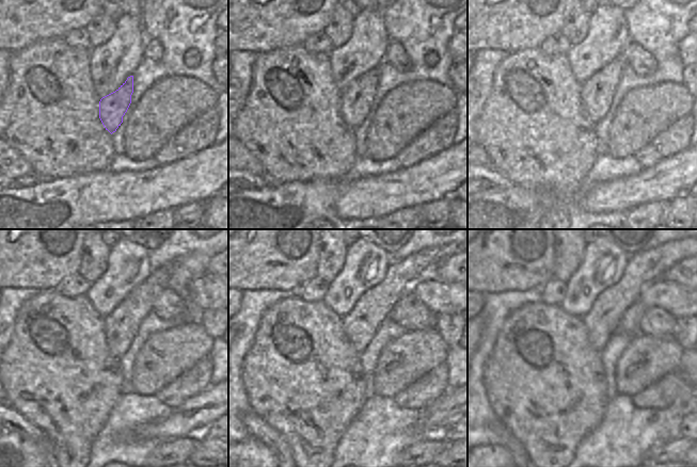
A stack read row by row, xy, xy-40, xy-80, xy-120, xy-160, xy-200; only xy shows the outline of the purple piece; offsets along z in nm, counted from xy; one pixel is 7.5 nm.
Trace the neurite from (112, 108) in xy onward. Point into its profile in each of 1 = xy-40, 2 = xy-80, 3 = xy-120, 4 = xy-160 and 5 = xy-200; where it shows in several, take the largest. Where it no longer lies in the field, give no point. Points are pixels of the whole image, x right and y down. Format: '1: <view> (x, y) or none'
1: xy-40 (357, 99)
2: xy-80 (597, 94)
3: xy-120 (122, 325)
4: xy-160 (361, 324)
5: xy-200 (644, 268)

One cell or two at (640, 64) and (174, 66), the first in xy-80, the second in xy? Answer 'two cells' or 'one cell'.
two cells

